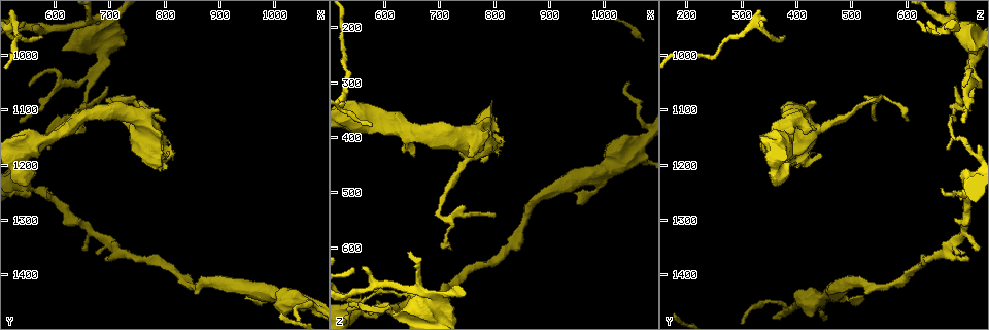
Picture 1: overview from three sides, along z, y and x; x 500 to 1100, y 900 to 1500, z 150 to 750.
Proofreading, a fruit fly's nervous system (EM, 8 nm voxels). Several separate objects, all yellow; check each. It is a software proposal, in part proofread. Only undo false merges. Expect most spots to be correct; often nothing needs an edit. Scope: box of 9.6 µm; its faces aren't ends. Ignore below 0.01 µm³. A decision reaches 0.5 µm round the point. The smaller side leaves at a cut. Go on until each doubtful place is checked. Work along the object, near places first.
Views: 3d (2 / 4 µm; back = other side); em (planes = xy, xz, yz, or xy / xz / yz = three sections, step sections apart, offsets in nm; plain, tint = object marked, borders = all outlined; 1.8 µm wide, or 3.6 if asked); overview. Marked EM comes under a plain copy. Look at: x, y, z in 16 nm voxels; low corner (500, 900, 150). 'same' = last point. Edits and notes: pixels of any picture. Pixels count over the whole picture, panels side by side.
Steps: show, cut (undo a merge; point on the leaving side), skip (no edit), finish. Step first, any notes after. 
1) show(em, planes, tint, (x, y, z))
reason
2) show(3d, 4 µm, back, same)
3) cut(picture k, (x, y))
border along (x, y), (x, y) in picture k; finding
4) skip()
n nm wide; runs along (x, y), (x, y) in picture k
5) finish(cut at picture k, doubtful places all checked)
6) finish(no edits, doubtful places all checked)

show(em, 3.6 µm, planes, tint, (665, 940, 685))
three-way junction

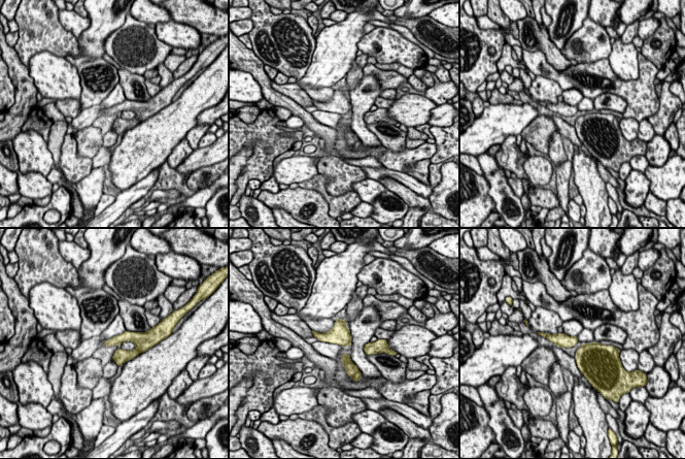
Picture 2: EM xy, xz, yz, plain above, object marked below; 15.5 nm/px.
skip()
one neuron here

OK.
show(em, xz, step 8, tint, (675, 1030, 720))
side arm on a straight run

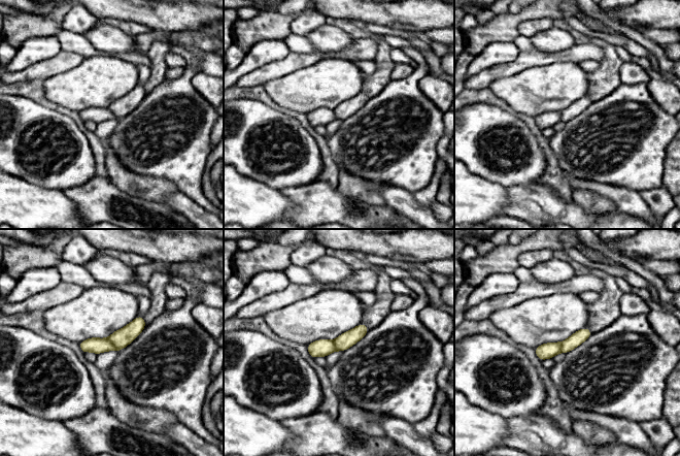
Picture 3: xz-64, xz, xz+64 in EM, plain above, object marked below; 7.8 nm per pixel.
show(em, xy, step 4, tint, same)
another direction

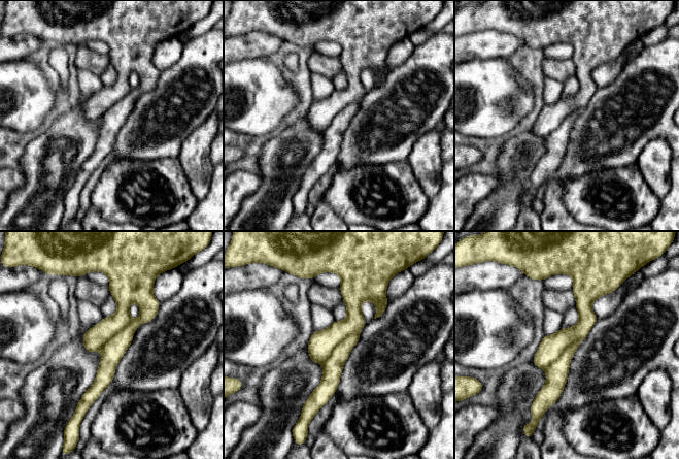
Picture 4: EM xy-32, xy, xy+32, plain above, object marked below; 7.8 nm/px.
skip()
runs along (113, 285), (121, 326), (87, 404) in picture 4; one neuron here

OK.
show(em, xz, step 8, tint, (655, 1095, 695))
arms part here

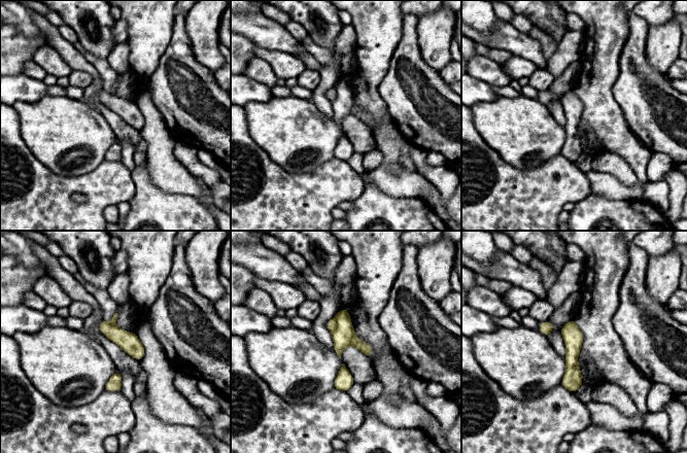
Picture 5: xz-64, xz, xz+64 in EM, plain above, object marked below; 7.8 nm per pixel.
show(em, planes, tint, same)

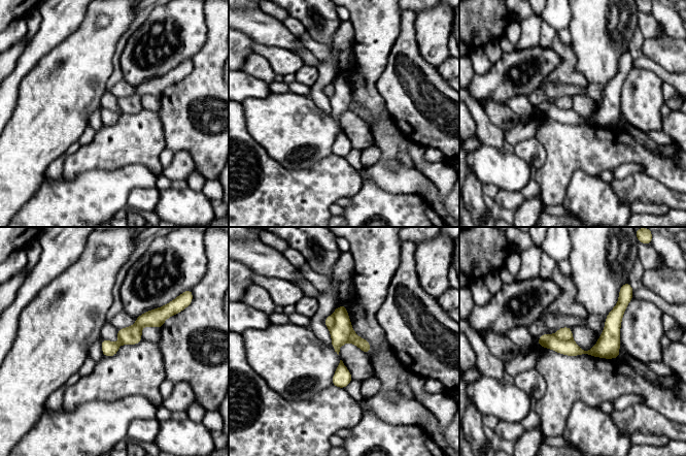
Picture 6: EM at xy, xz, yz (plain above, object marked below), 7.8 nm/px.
cut(picture 6, (570, 348))
two neurons meet here

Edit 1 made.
show(overview)

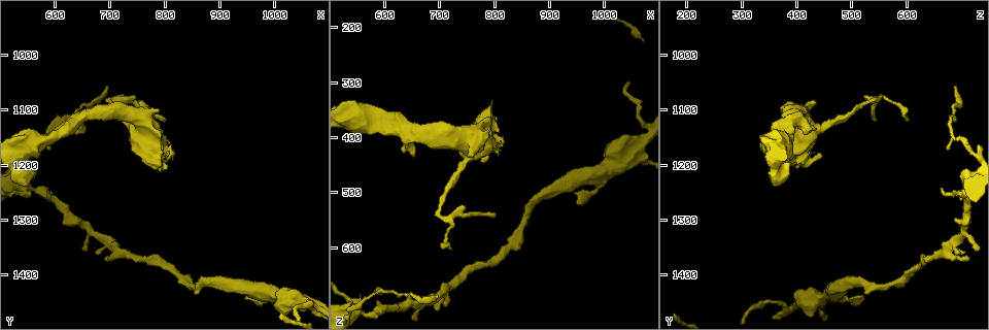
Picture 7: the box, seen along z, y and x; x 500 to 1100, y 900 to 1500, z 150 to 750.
show(em, xz, step 4, tint, (560, 1240, 720))
thin arm on a thick one

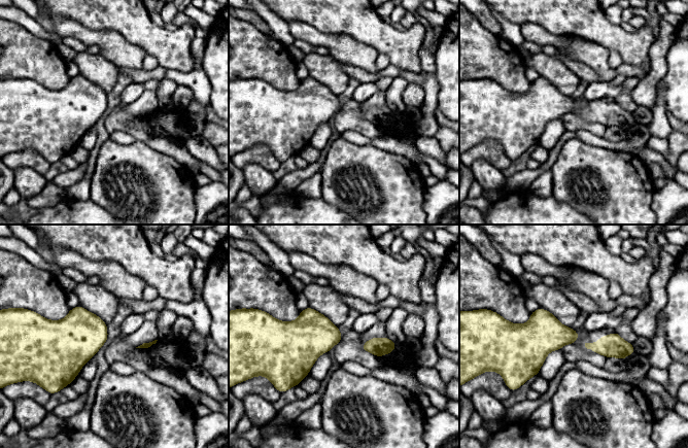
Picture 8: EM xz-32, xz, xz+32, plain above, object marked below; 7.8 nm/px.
skip()
continuous, no second neuron

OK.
show(3d, 2 µm, (710, 1355, 675))
arms part here

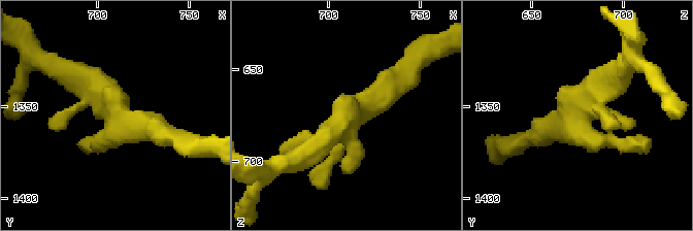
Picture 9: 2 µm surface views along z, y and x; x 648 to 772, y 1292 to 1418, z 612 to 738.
show(em, 3.6 µm, planes, tint, (711, 1354, 675))
need the tissue

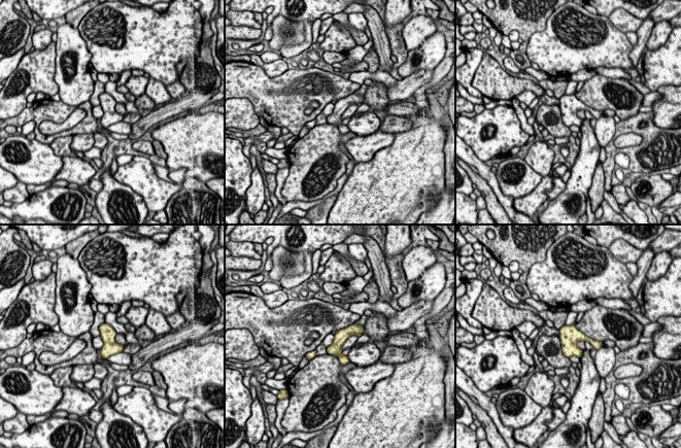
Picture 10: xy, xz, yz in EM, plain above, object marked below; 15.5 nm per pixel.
skip()
runs along (361, 330), (348, 331), (330, 350) in picture 10; one neuron here

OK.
finish(cut at picture 6, doubtful places all checked)

